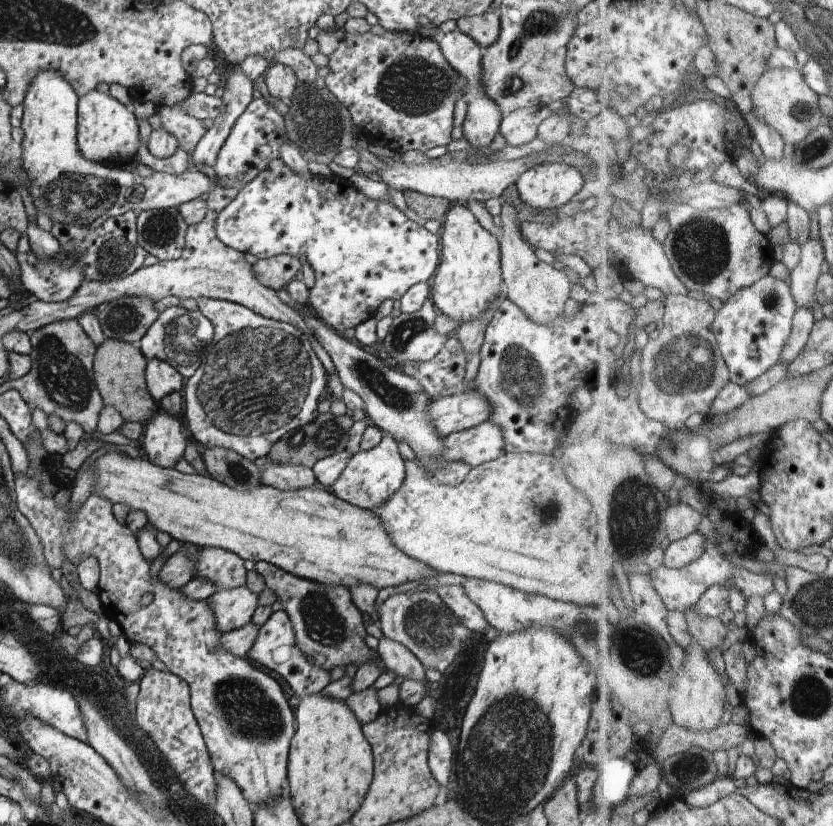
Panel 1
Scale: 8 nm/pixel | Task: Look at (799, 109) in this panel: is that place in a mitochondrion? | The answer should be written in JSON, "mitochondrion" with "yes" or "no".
{"mitochondrion":"yes"}

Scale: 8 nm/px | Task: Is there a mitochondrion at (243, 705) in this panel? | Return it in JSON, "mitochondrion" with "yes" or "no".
{"mitochondrion":"yes"}

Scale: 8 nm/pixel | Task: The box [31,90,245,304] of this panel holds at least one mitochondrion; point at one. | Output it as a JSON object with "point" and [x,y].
{"point":[71,197]}

